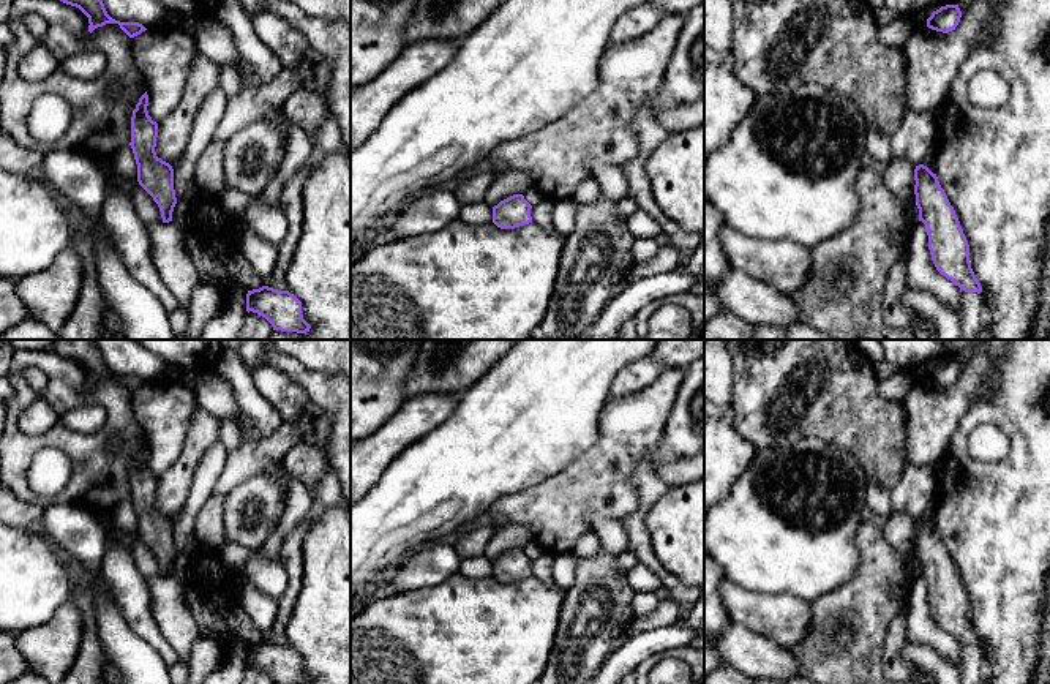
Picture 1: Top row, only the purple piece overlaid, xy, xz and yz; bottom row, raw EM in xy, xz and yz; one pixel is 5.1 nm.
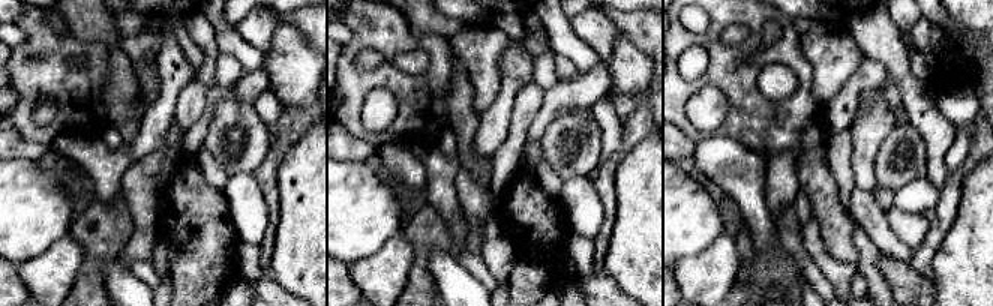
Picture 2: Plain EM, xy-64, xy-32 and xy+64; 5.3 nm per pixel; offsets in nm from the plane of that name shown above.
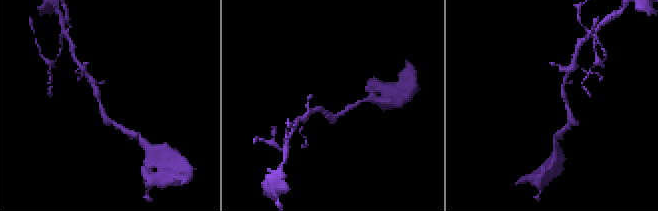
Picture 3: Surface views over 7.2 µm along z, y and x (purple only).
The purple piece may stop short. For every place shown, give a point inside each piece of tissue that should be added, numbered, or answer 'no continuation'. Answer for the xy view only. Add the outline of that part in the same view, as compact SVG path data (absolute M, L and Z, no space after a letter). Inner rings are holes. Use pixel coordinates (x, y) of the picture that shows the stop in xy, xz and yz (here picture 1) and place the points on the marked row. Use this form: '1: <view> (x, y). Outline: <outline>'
no continuation

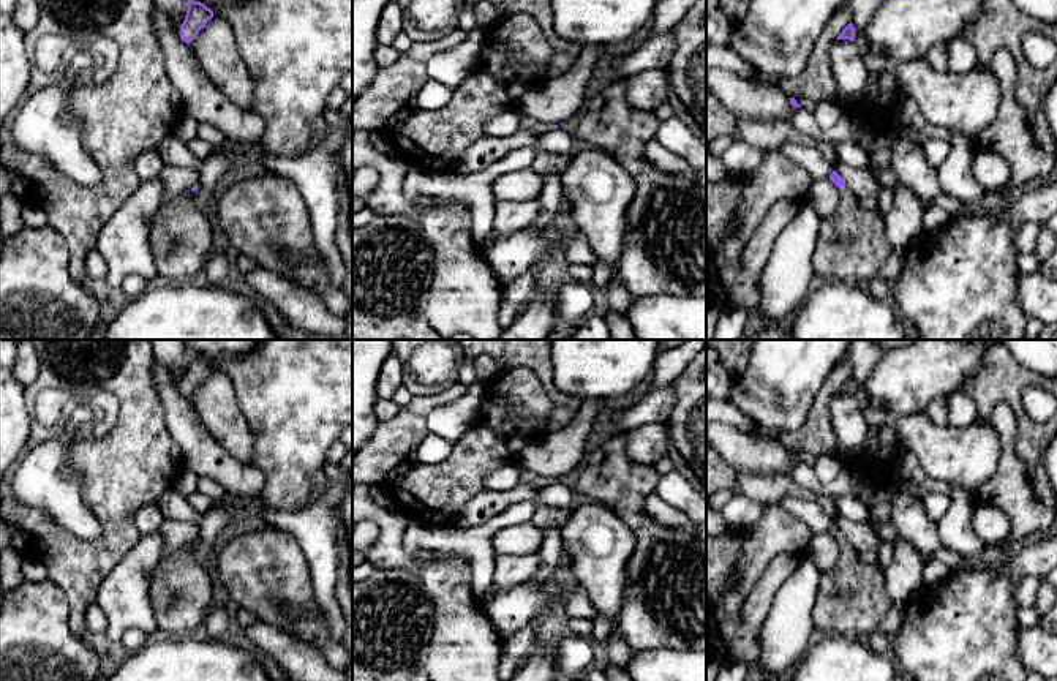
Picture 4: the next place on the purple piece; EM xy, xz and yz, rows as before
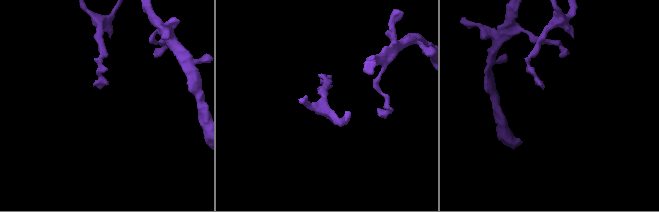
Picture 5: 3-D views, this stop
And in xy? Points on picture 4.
no continuation

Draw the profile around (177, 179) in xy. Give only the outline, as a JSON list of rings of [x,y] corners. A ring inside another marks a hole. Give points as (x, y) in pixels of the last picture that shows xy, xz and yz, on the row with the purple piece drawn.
[[[164,164],[160,177],[164,185],[161,196],[161,205],[164,205],[197,183],[199,169]]]

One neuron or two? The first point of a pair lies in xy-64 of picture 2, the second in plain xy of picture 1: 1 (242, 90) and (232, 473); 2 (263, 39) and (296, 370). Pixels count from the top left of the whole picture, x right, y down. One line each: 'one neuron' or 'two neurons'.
1: one neuron
2: two neurons

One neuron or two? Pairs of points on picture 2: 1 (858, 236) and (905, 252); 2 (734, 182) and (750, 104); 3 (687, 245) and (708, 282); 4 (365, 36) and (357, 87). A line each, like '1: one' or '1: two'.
1: two
2: two
3: two
4: one

